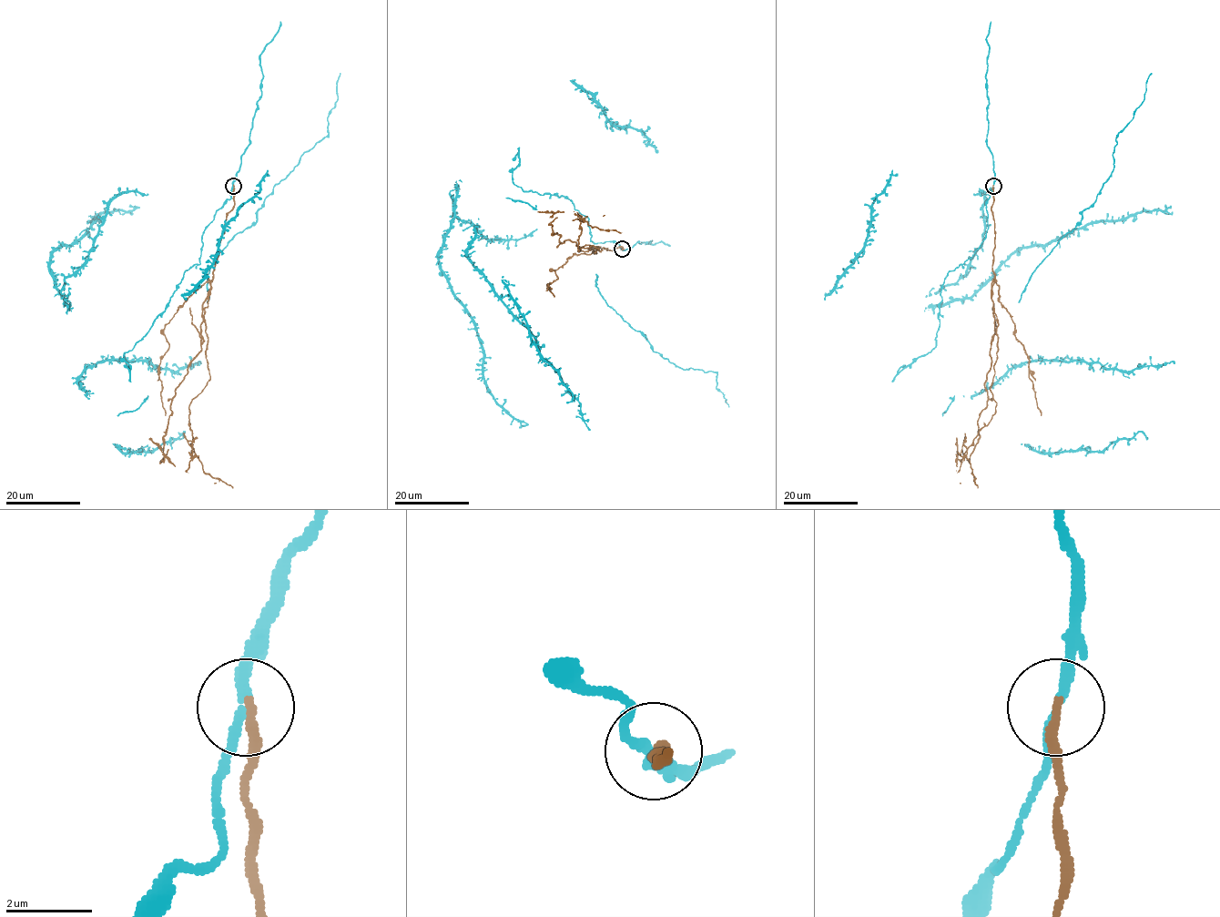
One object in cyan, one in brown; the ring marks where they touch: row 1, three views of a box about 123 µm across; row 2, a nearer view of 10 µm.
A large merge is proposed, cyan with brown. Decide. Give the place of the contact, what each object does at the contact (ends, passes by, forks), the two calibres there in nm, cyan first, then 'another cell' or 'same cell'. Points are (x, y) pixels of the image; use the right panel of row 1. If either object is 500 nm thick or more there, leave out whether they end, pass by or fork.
(993, 186) | cyan passes by | brown ends | 200/240 nm | another cell

